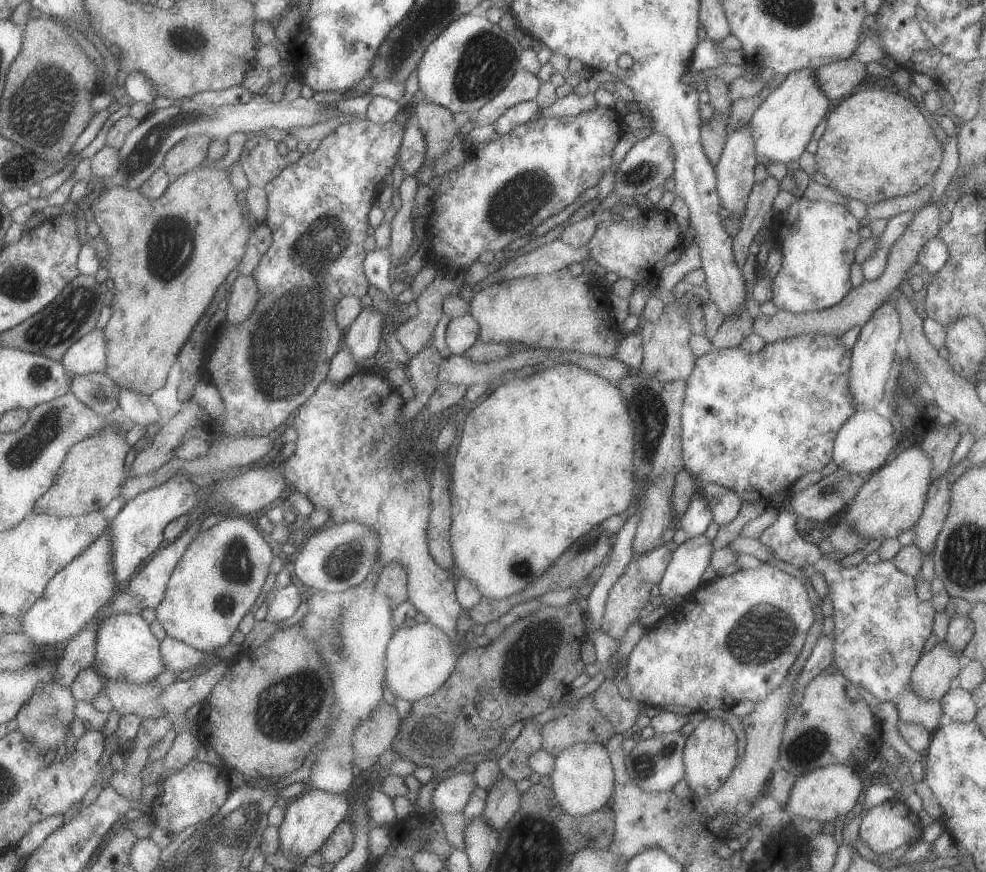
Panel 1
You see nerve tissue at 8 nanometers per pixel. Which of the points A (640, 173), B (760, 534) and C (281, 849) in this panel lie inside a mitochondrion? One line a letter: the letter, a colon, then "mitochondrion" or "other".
A: mitochondrion
B: other
C: other

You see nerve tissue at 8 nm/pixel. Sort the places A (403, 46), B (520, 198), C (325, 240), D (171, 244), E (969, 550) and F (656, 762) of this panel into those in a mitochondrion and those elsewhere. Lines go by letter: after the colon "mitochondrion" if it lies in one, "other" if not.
A: mitochondrion
B: mitochondrion
C: mitochondrion
D: mitochondrion
E: mitochondrion
F: mitochondrion

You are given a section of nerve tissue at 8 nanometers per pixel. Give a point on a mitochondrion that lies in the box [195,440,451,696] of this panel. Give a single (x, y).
(235, 571)

